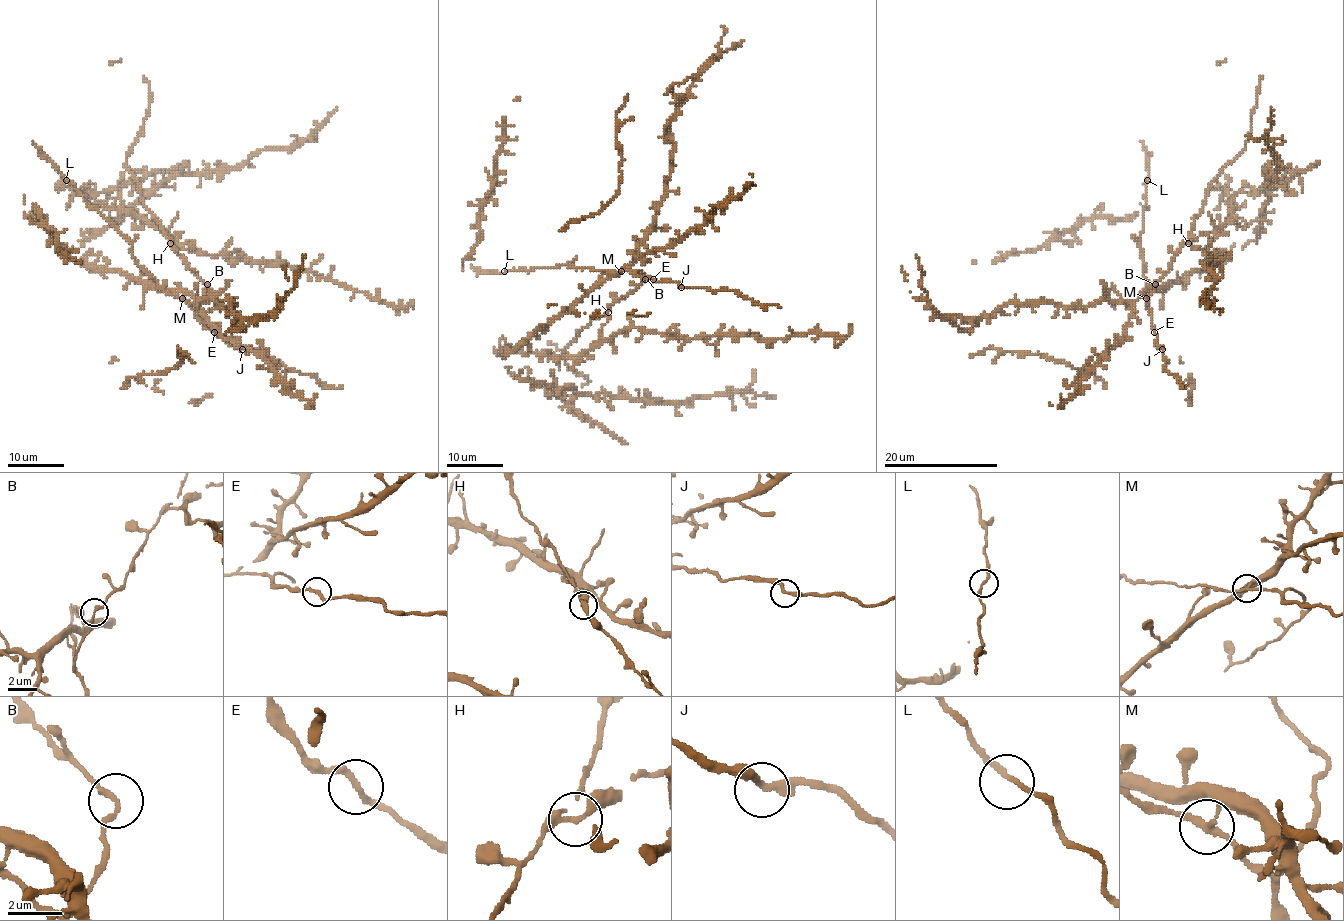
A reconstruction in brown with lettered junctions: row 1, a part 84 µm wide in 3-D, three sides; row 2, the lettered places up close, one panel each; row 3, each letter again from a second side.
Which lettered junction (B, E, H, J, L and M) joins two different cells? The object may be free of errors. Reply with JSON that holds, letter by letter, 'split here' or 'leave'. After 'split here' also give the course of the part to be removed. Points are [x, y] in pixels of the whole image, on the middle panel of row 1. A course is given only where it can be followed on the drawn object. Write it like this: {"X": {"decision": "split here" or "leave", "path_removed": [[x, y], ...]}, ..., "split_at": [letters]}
{"B": {"decision": "leave"}, "E": {"decision": "leave"}, "H": {"decision": "leave"}, "J": {"decision": "leave"}, "L": {"decision": "leave"}, "M": {"decision": "split here"}, "split_at": ["M"]}

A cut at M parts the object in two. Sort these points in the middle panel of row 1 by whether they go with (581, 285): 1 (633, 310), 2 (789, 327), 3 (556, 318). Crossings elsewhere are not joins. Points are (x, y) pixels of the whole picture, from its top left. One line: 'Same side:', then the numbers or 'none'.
Same side: 1, 2, 3

